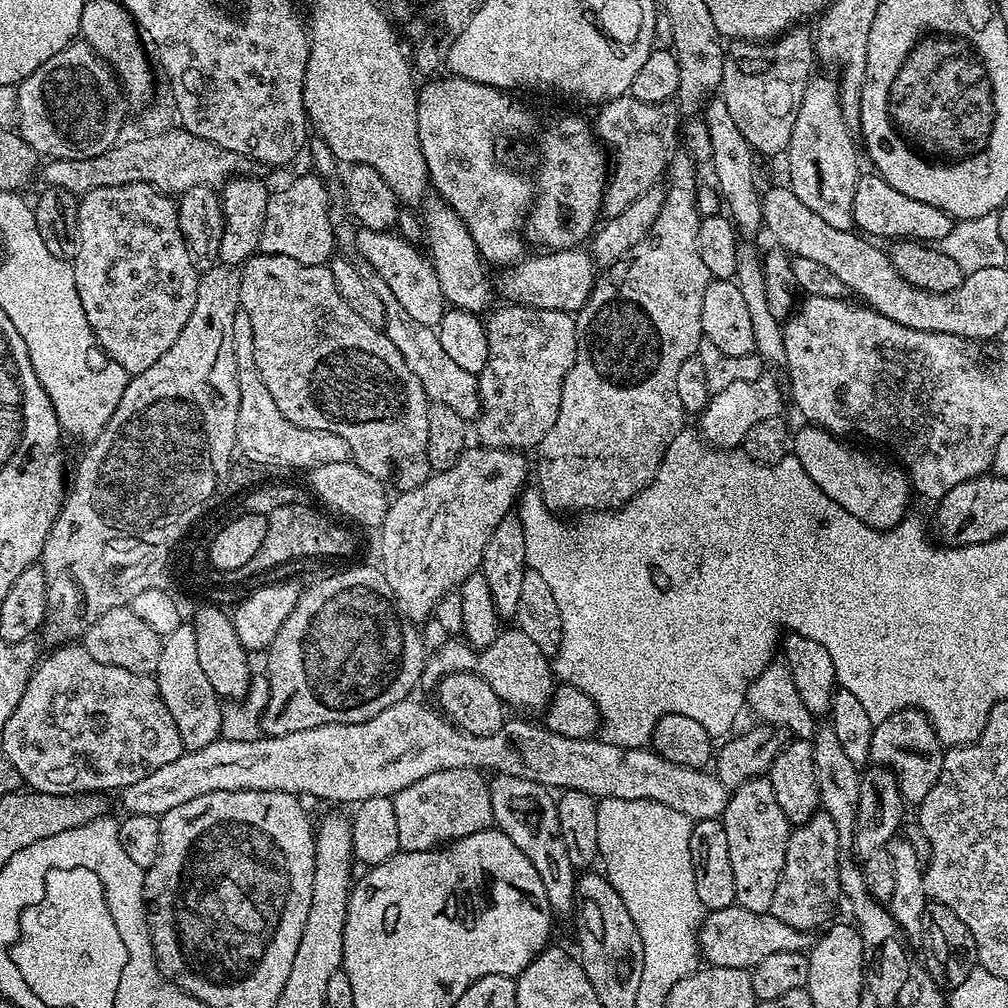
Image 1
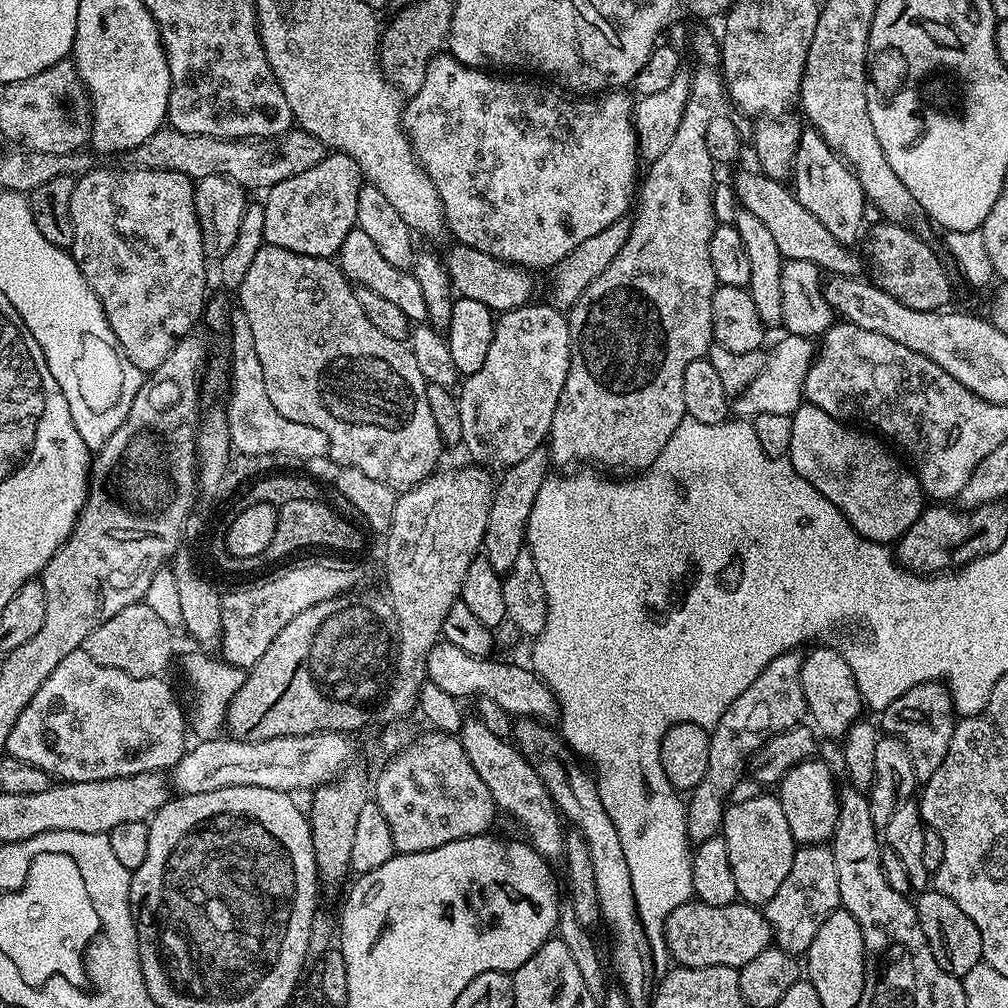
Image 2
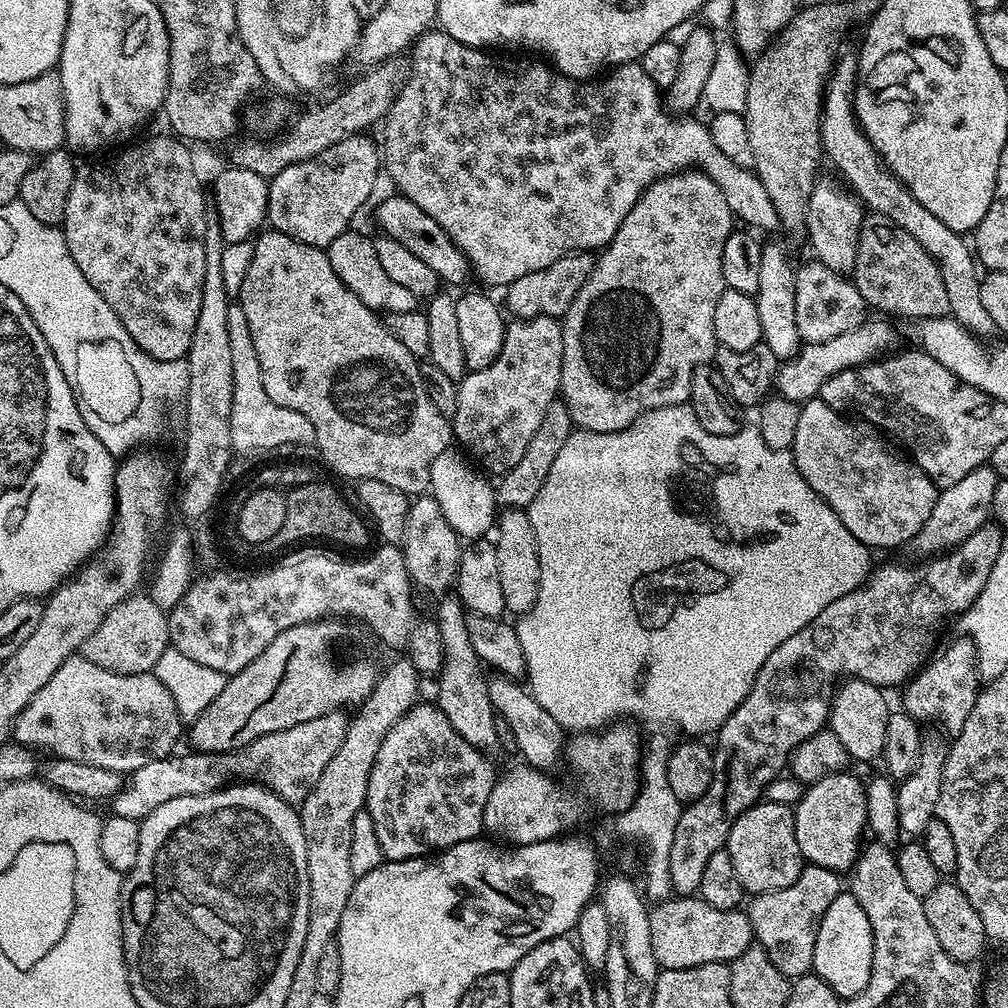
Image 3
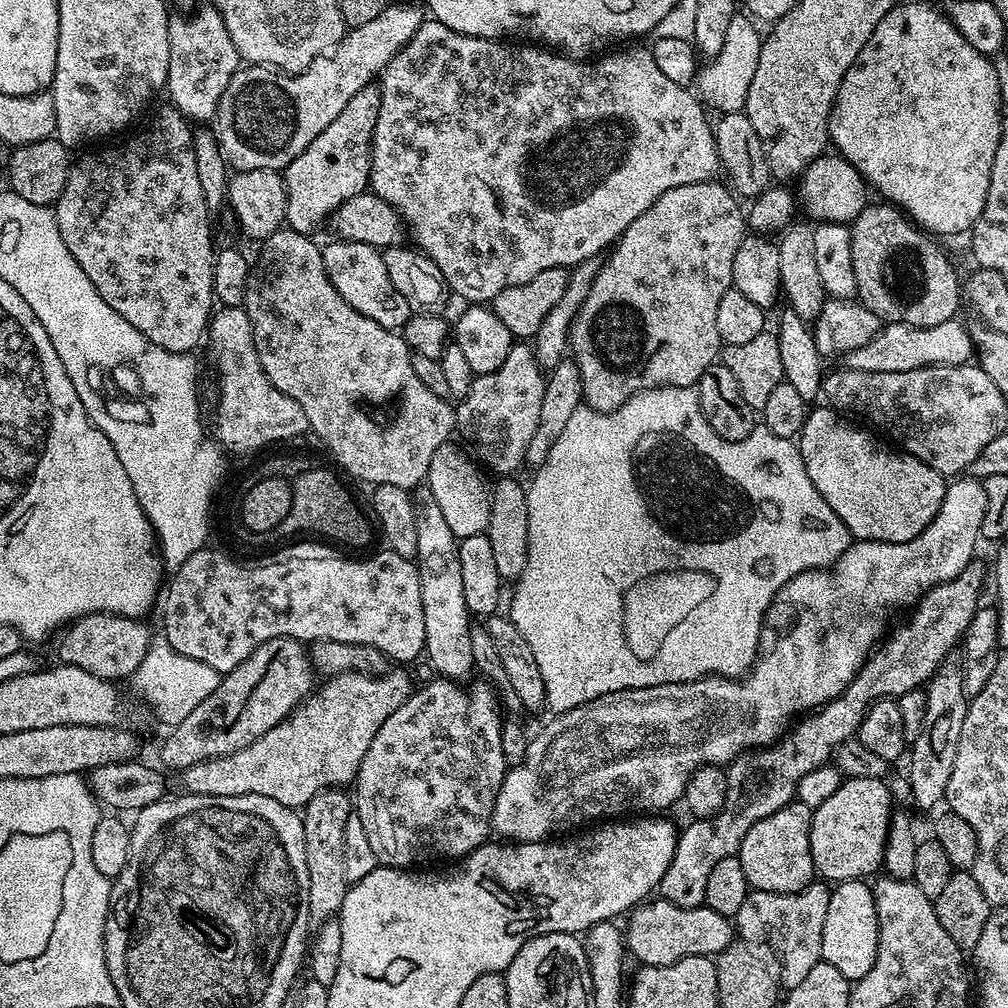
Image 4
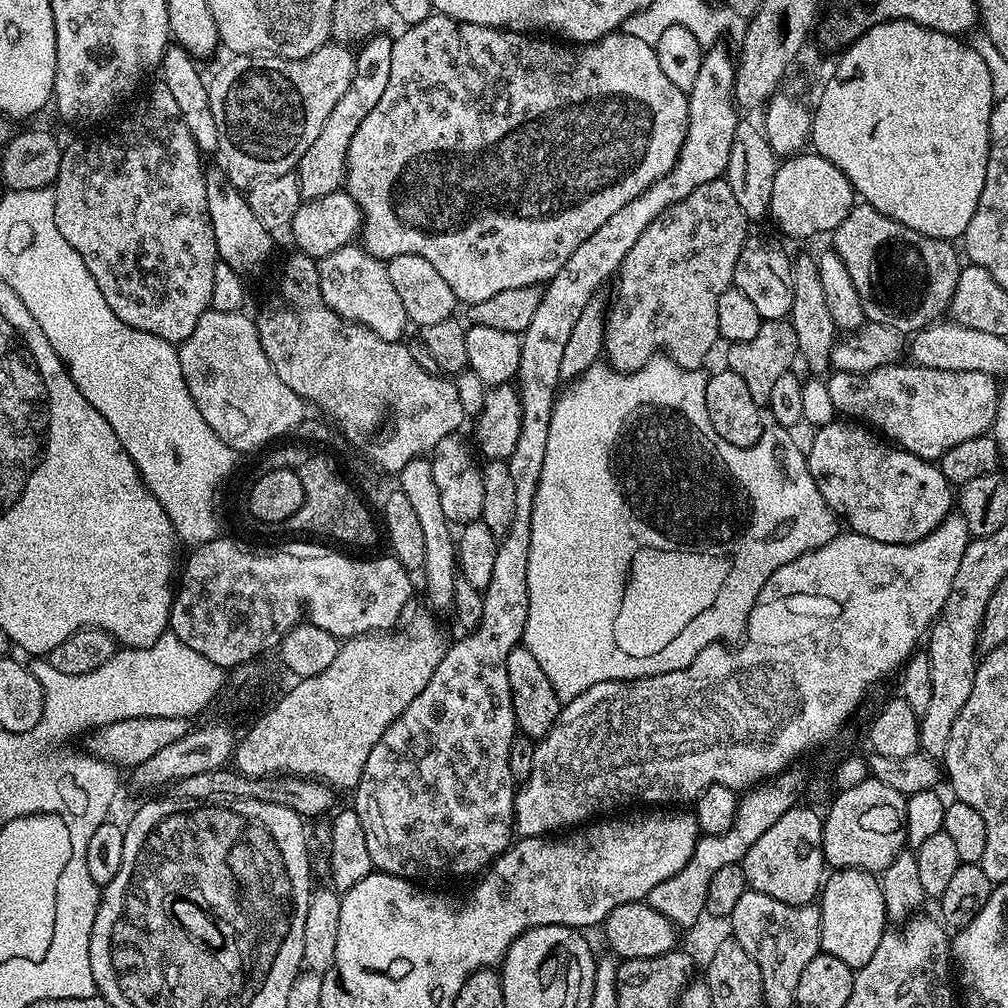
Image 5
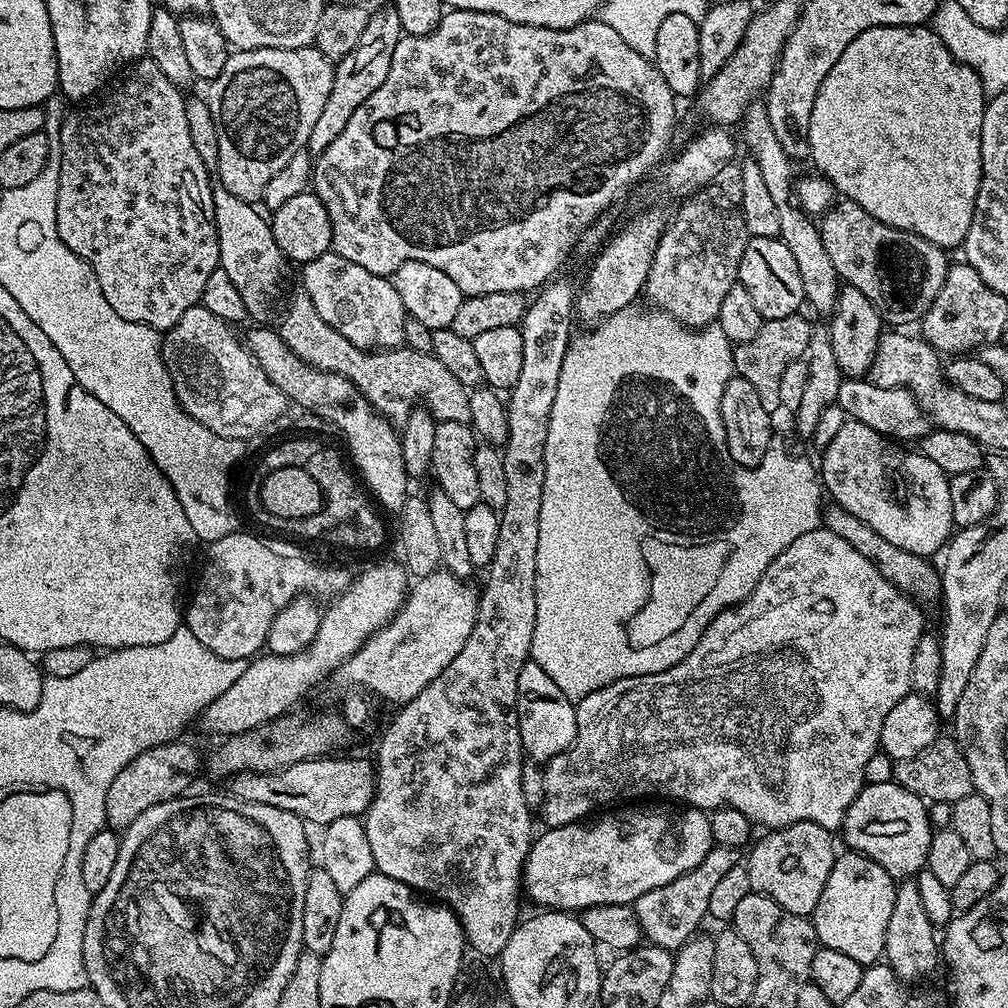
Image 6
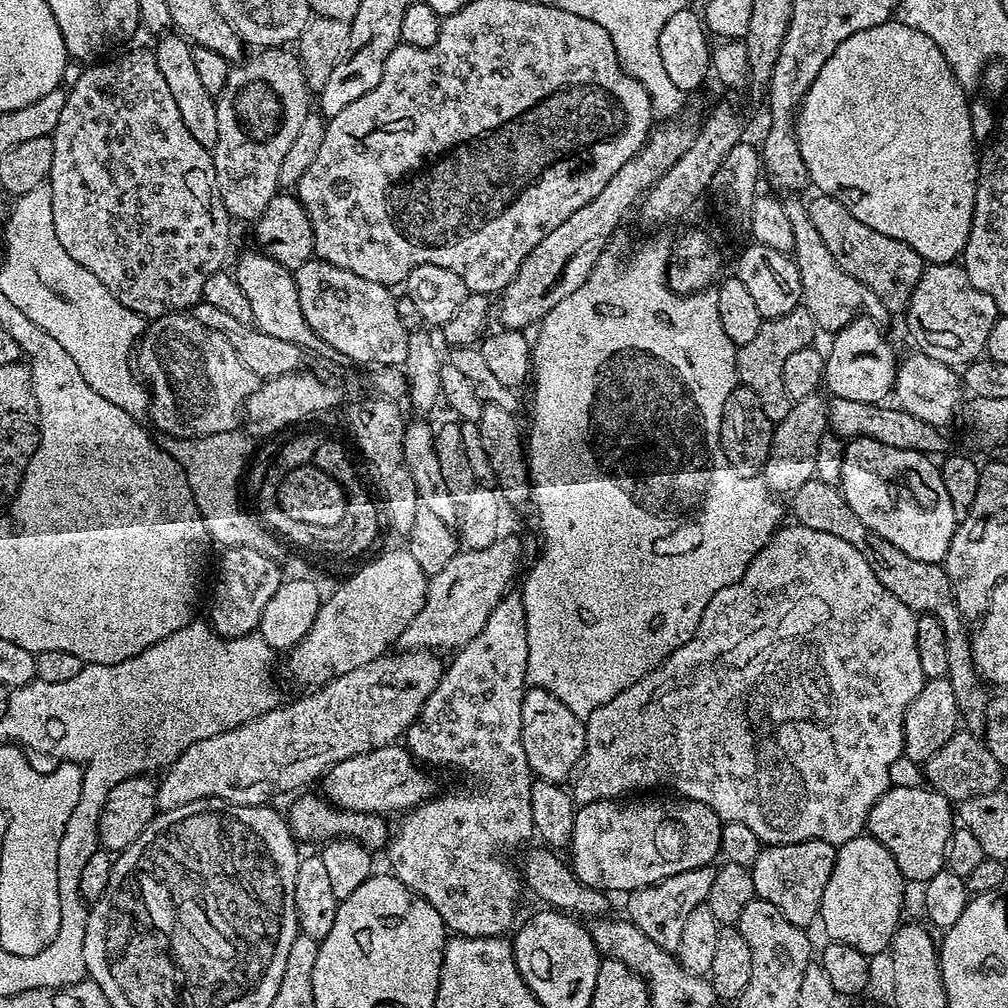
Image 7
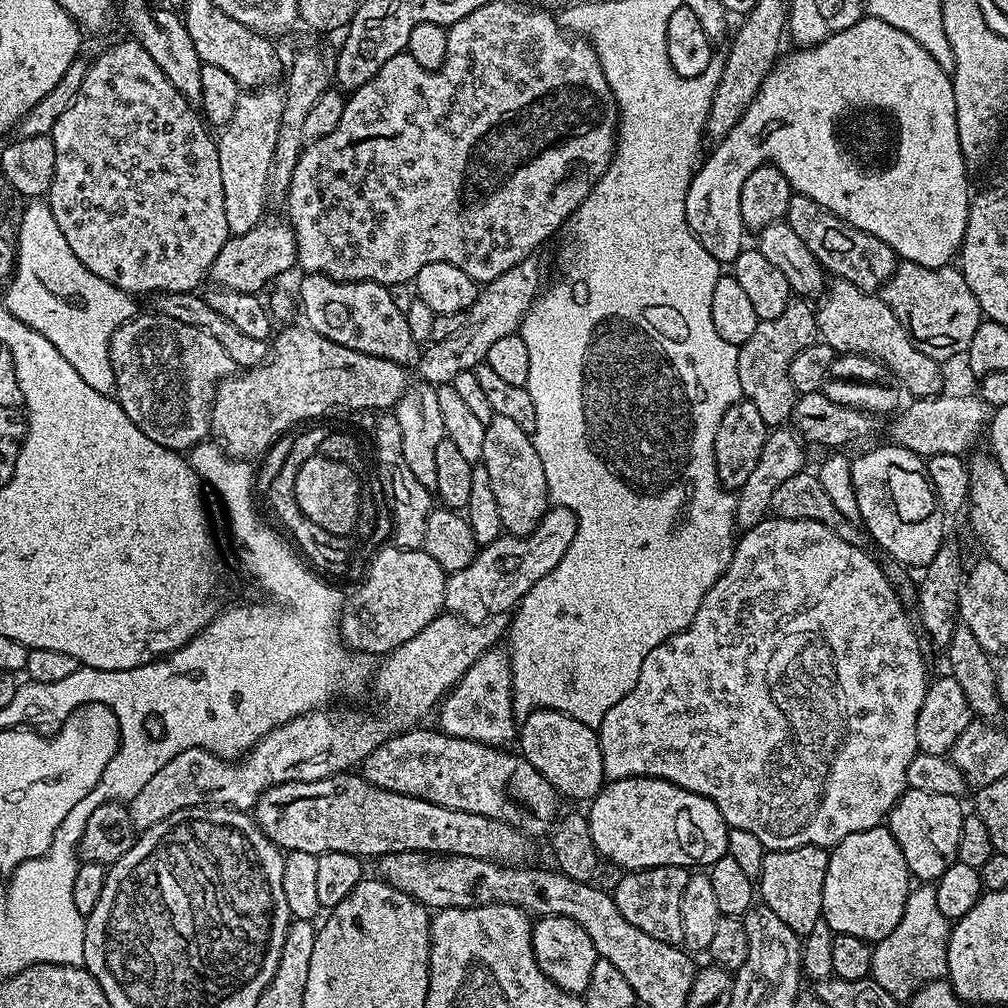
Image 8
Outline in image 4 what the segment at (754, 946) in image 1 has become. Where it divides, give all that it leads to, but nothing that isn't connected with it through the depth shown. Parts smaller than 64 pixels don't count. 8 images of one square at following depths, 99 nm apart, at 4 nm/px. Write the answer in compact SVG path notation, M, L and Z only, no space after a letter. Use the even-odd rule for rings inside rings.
M659 898L649 899L647 902L641 902L627 913L628 928L623 929L624 943L629 957L632 956L637 961L637 965L643 966L670 966L674 962L682 962L682 958L691 956L710 956L715 958L719 952L726 950L728 944L734 940L734 924L731 919L714 910L703 906L698 908L683 908L674 906L674 902L662 900Z

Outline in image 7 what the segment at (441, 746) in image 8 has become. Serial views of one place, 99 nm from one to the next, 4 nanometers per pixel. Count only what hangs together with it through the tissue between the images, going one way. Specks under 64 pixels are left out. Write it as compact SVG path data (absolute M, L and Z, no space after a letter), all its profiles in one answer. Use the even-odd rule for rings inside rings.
M403 743L387 744L366 754L354 754L354 758L346 758L346 762L338 762L328 769L322 777L322 795L346 810L400 814L437 795L436 780L427 771L431 772L418 763Z

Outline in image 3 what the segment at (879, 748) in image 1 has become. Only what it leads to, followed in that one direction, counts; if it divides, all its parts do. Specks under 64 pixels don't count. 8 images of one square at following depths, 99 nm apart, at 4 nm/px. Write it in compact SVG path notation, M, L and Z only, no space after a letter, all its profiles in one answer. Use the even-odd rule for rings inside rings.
M967 638L959 639L954 641L941 656L933 655L920 671L907 681L903 689L905 690L903 711L909 712L915 720L921 722L937 720L945 728L943 731L949 732L948 734L962 730L966 718L970 718L970 710L974 710L974 702L982 687L980 663L976 657L974 642Z

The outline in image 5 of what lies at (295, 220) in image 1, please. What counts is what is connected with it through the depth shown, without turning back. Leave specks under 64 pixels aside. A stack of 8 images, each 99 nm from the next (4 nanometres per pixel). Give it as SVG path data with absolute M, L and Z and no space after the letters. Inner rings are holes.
M374 35L359 47L355 53L354 78L350 82L346 94L342 94L342 98L338 98L338 106L334 106L334 110L330 110L330 118L326 118L326 122L322 126L322 134L318 134L318 138L314 138L310 150L306 150L306 154L302 154L300 163L294 169L296 181L300 187L300 195L304 200L317 200L331 192L341 191L344 171L348 169L350 138L354 138L358 126L362 126L362 118L366 118L366 114L370 114L370 110L374 110L374 106L378 106L378 98L382 98L382 94L386 91L393 37L384 35Z

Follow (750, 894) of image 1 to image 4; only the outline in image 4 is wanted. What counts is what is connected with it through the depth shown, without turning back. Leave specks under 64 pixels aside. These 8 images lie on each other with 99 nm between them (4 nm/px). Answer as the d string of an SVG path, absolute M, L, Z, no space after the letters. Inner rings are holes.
M793 802L782 810L754 822L740 843L739 857L749 889L774 894L794 894L813 883L814 869L810 854L812 808Z

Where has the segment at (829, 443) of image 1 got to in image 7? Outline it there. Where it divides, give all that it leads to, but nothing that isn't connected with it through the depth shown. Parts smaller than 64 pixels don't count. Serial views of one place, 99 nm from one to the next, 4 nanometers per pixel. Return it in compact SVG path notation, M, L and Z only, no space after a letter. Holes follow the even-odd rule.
M858 436L845 443L838 487L846 502L850 502L850 510L854 510L854 514L874 530L874 534L882 534L886 542L894 542L898 550L910 554L910 558L918 558L918 562L939 564L950 550L958 521L954 506L950 506L950 494L946 494L940 469L928 460L931 459L925 453L898 450L898 446L886 446L883 442L874 442L874 438Z

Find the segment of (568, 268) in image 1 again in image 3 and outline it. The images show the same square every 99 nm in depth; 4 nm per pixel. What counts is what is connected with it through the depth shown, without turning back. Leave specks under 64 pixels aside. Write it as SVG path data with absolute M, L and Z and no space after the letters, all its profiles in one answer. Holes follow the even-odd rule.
M403 194L391 195L376 208L376 220L380 223L379 231L406 246L410 254L422 258L422 262L426 262L426 266L430 266L430 270L434 270L434 274L439 276L445 285L464 284L468 276L470 280L470 265L466 254L458 250L450 234L446 234L446 230L442 230L442 226L438 226L438 222L434 222L434 218L426 214L426 210L422 210L422 206L410 202Z

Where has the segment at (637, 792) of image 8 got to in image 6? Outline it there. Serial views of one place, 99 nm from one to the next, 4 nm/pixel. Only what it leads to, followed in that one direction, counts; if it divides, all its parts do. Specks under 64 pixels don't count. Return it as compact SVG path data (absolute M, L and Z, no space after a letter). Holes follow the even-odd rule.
M644 804L641 808L620 808L617 812L597 815L597 820L564 824L561 828L548 828L537 835L524 863L526 896L537 900L548 910L567 910L573 914L581 908L593 908L603 904L633 904L646 890L666 886L682 874L694 870L714 847L707 811L691 806L659 808L656 804Z

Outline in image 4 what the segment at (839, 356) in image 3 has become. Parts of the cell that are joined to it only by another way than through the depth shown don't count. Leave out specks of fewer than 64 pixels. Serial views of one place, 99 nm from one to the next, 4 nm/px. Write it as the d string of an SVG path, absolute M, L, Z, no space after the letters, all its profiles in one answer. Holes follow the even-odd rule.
M959 319L941 322L938 326L911 328L905 324L884 324L866 346L850 350L842 358L842 364L850 372L881 372L898 374L906 370L918 370L945 364L967 364L973 359L974 349L967 327Z

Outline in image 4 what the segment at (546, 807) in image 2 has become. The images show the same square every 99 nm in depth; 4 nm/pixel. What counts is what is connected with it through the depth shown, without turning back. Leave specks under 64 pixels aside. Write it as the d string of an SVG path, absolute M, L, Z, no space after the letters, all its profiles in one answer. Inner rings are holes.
M427 486L415 489L414 503L418 522L418 550L414 563L422 586L422 622L426 622L426 660L437 668L441 677L464 682L474 672L474 653L470 650L470 613L462 591L462 565L458 562L460 541L446 522L434 494Z

